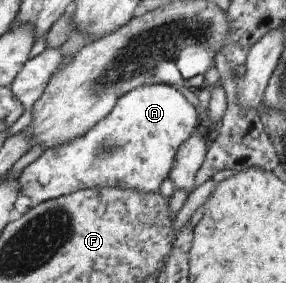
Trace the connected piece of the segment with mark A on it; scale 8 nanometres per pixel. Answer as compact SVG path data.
M167 83L143 85L122 96L113 112L100 120L83 136L67 141L58 147L45 149L43 154L27 165L19 178L21 194L32 198L34 203L42 203L81 189L103 187L123 187L139 189L141 192L159 191L165 178L170 178L174 170L179 147L197 129L197 112L189 100L177 90L176 86Z

